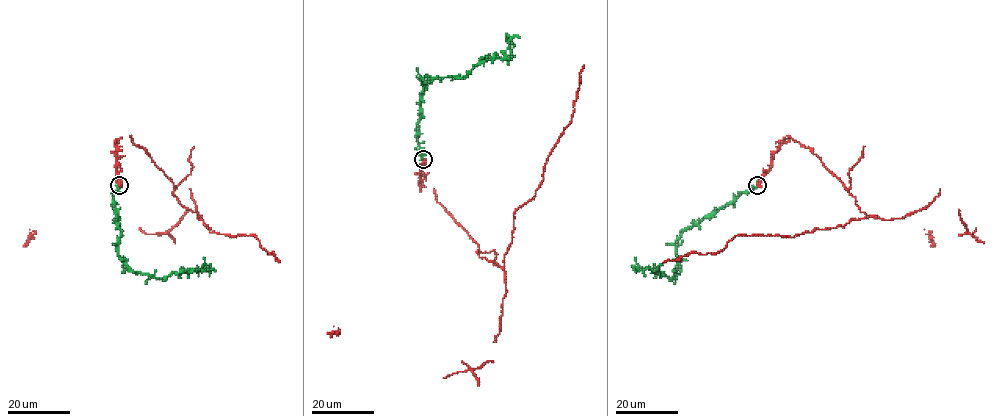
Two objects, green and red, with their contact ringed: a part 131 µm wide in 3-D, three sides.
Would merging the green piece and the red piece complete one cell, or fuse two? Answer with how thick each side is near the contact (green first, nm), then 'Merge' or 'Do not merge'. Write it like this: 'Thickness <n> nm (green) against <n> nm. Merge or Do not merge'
Thickness 480 nm (green) against 400 nm. Merge

